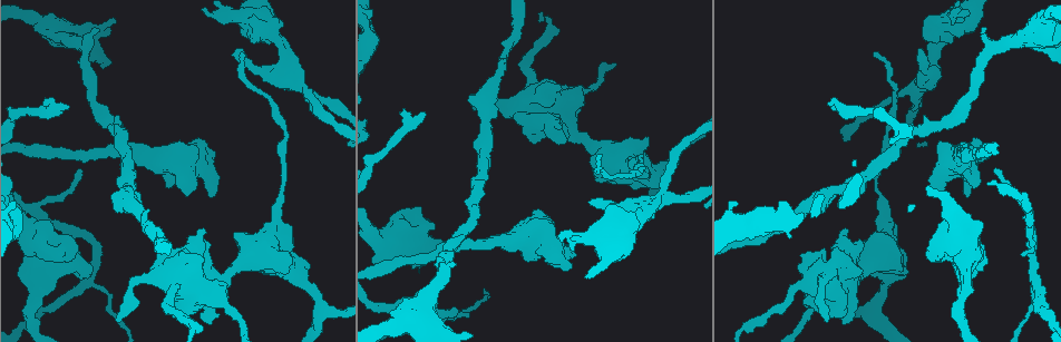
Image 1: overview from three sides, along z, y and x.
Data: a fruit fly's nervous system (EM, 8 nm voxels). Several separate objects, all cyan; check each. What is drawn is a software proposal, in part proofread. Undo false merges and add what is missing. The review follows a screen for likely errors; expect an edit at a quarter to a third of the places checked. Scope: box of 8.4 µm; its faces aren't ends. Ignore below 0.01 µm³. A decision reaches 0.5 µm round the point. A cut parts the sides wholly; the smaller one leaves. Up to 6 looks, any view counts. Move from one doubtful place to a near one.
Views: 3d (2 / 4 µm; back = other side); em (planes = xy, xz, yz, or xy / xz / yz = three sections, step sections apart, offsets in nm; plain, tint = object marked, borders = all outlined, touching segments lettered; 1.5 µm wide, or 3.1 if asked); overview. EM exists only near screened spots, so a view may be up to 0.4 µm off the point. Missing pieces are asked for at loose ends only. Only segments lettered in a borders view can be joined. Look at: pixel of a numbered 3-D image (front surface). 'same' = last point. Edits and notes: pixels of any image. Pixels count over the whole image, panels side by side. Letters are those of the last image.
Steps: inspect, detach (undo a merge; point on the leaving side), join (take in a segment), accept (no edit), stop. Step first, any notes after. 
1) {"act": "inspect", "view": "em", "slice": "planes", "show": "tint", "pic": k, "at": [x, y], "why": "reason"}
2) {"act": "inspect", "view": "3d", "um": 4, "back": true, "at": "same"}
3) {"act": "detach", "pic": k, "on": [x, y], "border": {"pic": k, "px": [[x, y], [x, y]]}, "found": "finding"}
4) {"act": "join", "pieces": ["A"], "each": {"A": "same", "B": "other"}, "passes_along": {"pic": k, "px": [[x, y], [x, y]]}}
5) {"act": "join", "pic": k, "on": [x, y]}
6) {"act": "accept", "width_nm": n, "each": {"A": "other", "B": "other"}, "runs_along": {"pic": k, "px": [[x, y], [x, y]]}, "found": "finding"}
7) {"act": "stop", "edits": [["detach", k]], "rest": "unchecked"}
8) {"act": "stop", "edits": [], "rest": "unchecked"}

{"act": "inspect", "view": "em", "slice": "xy", "step": 8, "show": "tint", "pic": 1, "at": [858, 111]}

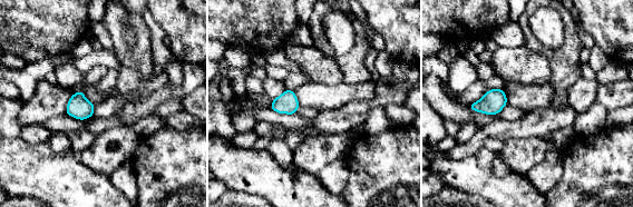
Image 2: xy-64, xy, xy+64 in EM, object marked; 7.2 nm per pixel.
{"act": "inspect", "view": "em", "slice": "xz", "step": 4, "show": "borders", "at": "same"}

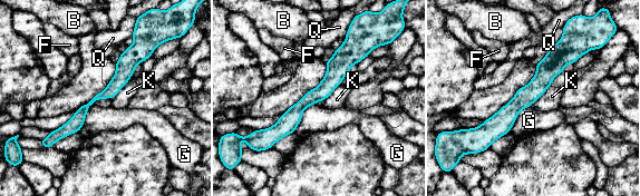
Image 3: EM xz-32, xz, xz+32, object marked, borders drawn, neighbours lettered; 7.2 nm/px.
{"act": "accept", "longest_contact_nm": ["G", 260], "each": {"B": "other", "F": "other", "G": "other", "K": "other", "Q": "other"}, "border": {"pic": 3, "px": [[549, 86], [530, 106]]}, "found": "one neuron here"}

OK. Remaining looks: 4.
{"act": "inspect", "view": "3d", "um": 2, "pic": 1, "at": [974, 274]}

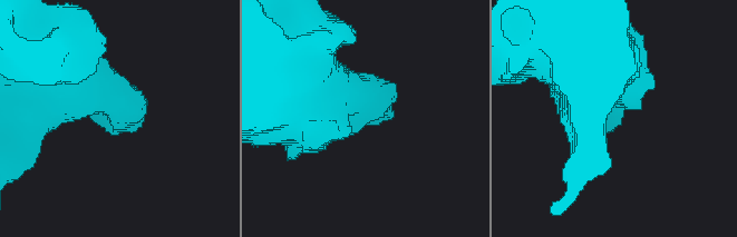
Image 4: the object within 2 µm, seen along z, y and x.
{"act": "inspect", "view": "em", "slice": "planes", "show": "borders", "pic": 4, "at": [384, 111], "why": "shape alone is not enough"}

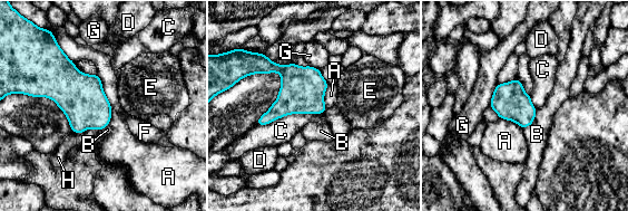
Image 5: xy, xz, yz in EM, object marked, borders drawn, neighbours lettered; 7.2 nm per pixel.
{"act": "accept", "each": {"A": "other", "B": "other", "C": "other", "D": "other", "E": "other", "F": "other", "G": "other", "H": "other"}, "found": "none of them fits"}

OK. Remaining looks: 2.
{"act": "inspect", "view": "3d", "um": 2, "pic": 1, "at": [144, 153], "why": "calibre changes"}

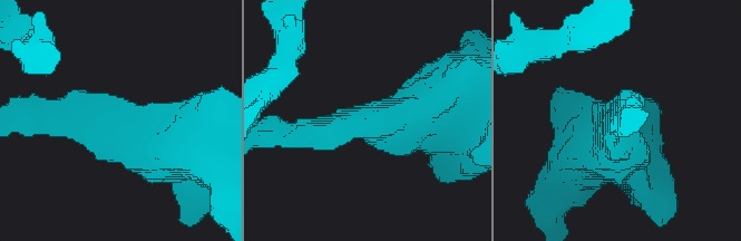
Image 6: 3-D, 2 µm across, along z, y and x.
{"act": "inspect", "view": "em", "slice": "planes", "show": "borders", "pic": 6, "at": [119, 120], "arm_widths_nm": [200, 480], "why": "now the EM"}

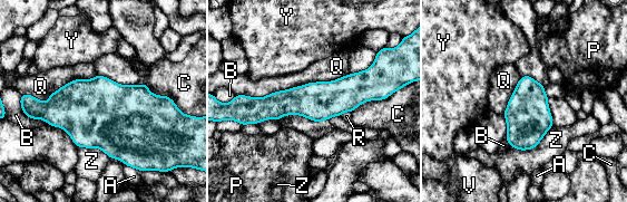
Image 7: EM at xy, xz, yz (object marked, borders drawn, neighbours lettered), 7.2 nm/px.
{"act": "accept", "each": {"A": "other", "B": "other", "C": "other", "P": "other", "Q": "other", "R": "other", "V": "other", "Y": "other", "Z": "other"}, "runs_along": {"pic": 7, "px": [[381, 96], [343, 94], [247, 107]]}, "found": "continuous, no second neuron"}

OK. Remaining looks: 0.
{"act": "stop", "edits": [], "rest": "unchecked"}

